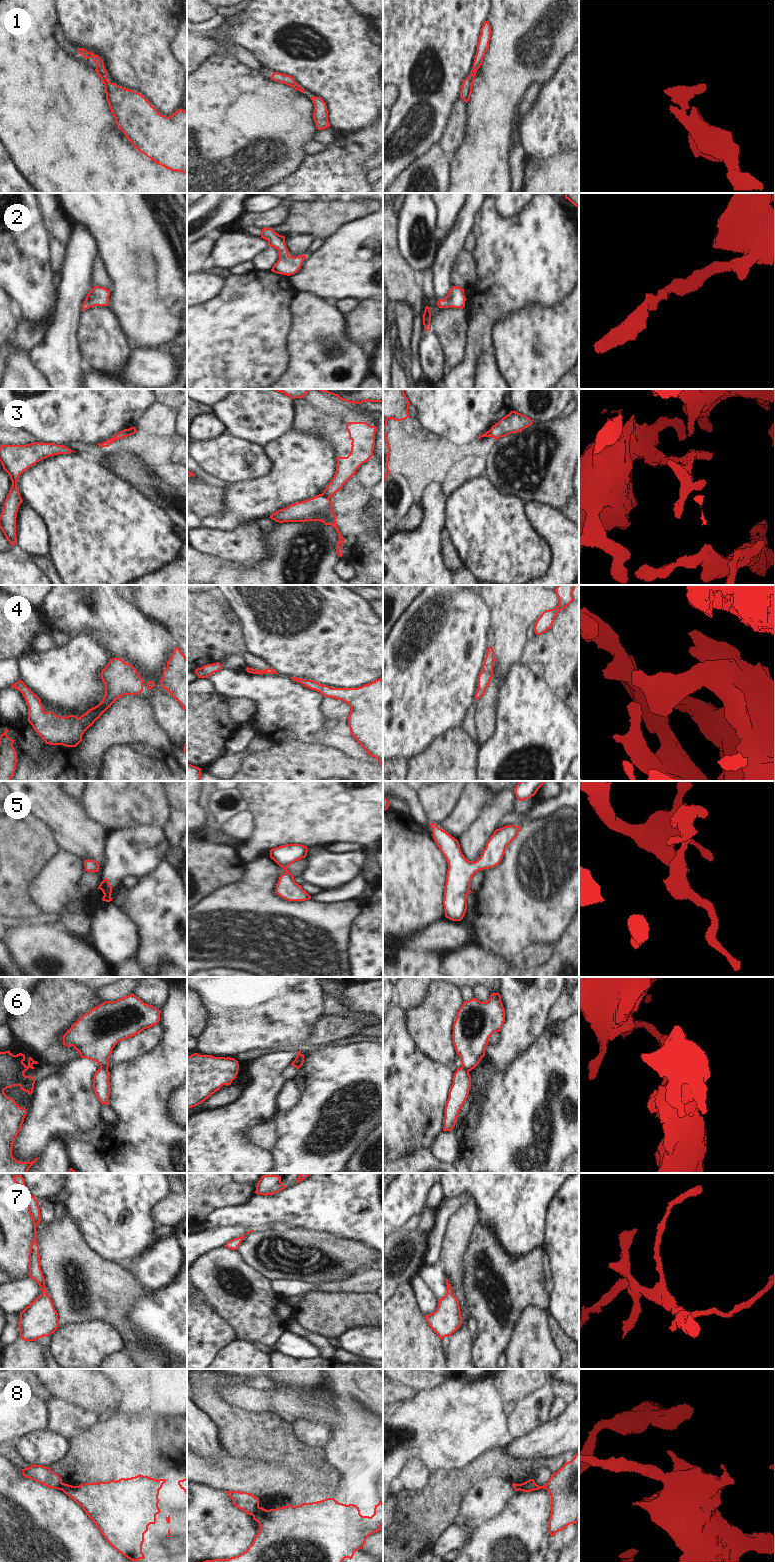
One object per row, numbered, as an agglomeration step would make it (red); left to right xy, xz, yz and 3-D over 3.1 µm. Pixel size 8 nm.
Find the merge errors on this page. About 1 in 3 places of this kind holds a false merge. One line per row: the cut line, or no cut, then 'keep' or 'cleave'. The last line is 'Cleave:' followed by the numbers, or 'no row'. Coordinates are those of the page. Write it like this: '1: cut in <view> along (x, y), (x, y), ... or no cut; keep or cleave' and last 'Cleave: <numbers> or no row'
1: no cut; keep
2: no cut; keep
3: cut in xz along (321, 494), (328, 498); cleave
4: no cut; keep
5: no cut; keep
6: cut in xy along (100, 1067), (107, 1068); cleave
7: no cut; keep
8: cut in xz along (259, 1507), (252, 1515); cleave
Cleave: 3, 6, 8

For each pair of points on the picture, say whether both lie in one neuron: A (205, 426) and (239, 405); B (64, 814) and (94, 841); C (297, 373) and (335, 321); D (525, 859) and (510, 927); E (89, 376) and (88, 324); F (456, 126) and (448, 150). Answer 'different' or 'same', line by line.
A: different
B: same
C: same
D: same
E: different
F: same

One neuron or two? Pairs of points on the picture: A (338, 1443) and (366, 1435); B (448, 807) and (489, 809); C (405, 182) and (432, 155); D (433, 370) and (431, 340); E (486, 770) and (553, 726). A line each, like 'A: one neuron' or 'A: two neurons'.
A: one neuron
B: two neurons
C: one neuron
D: one neuron
E: one neuron

